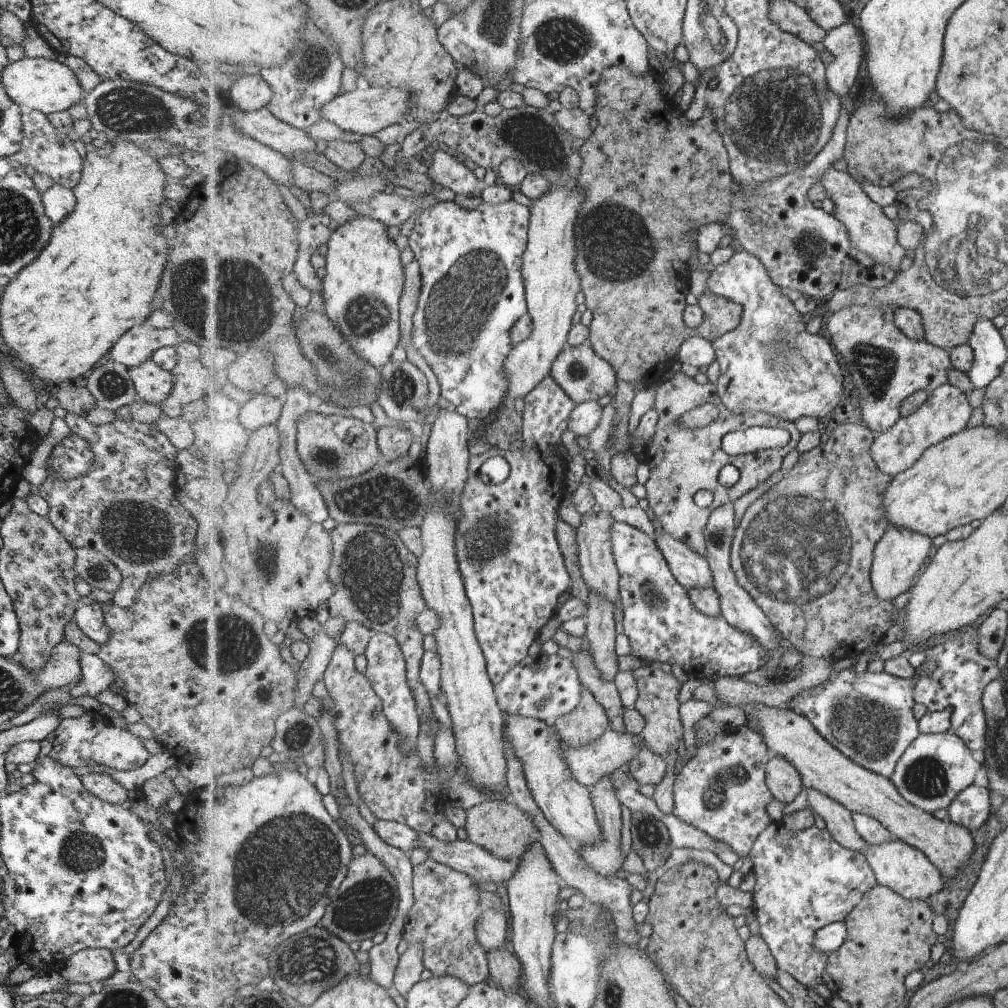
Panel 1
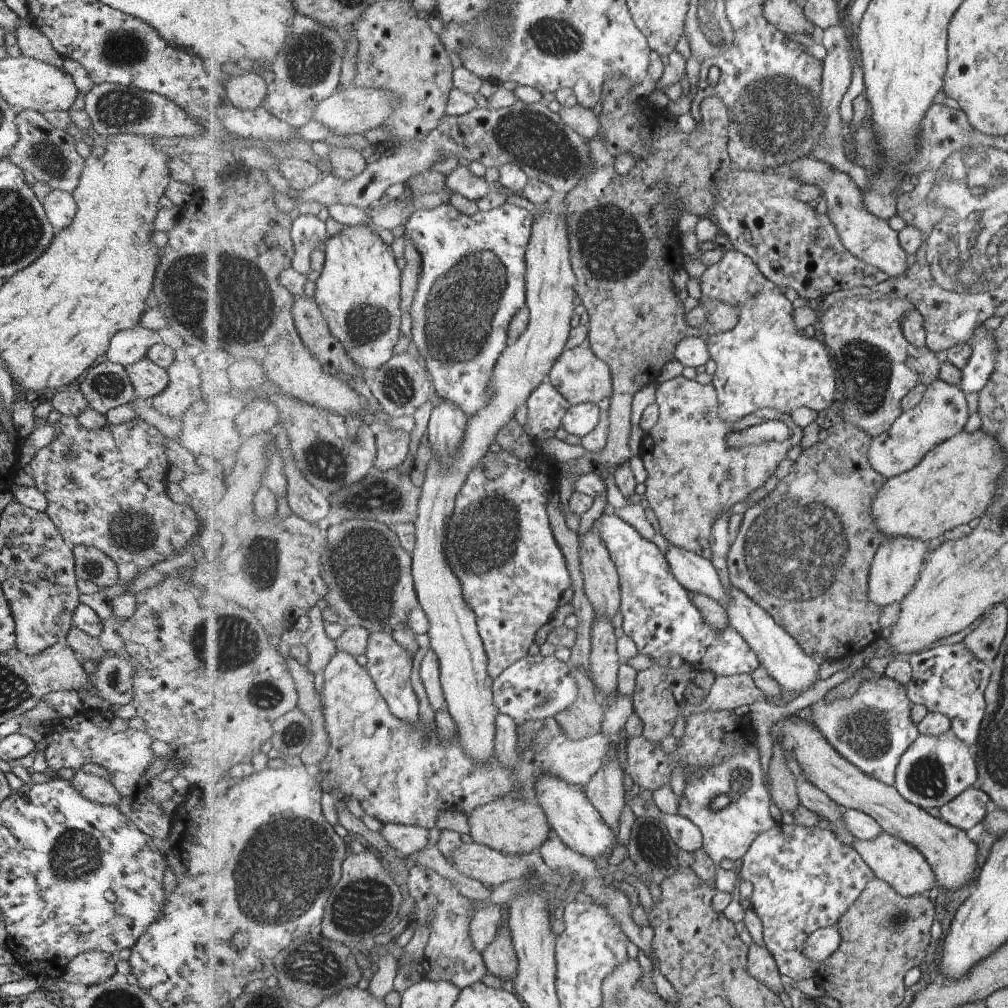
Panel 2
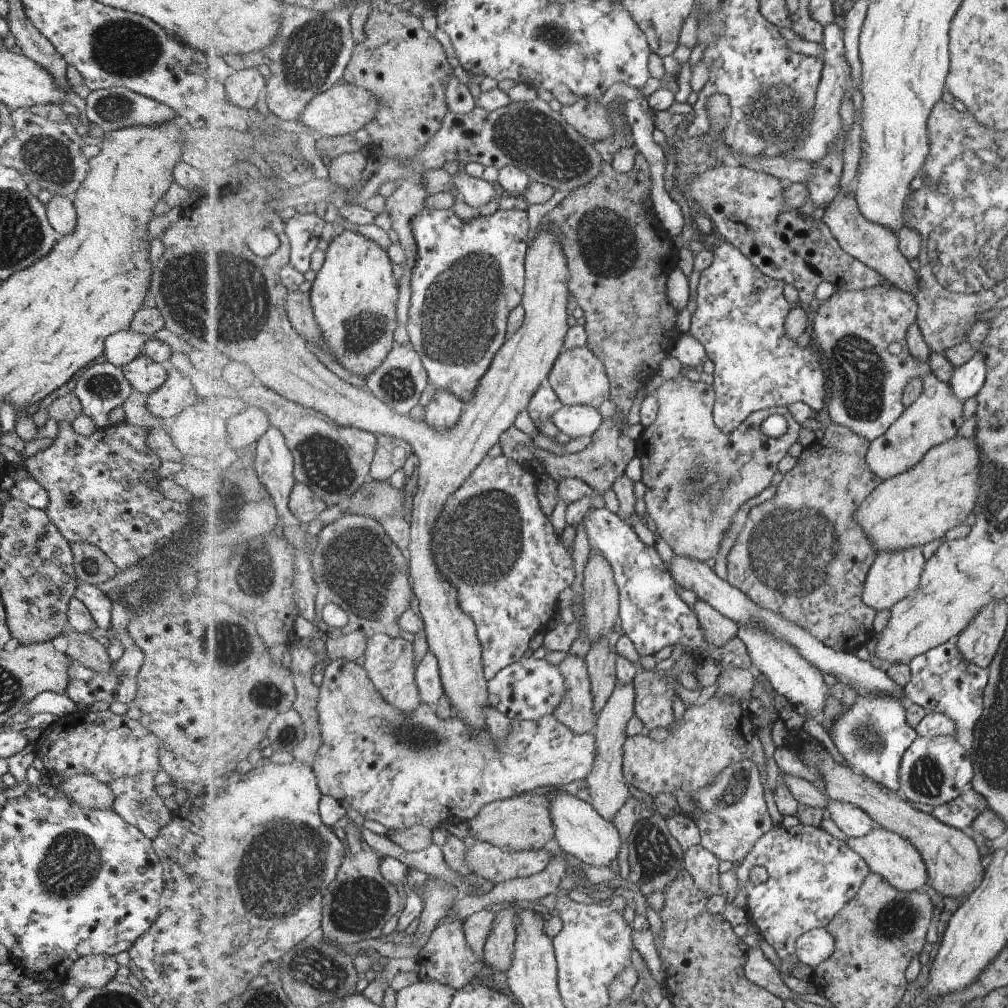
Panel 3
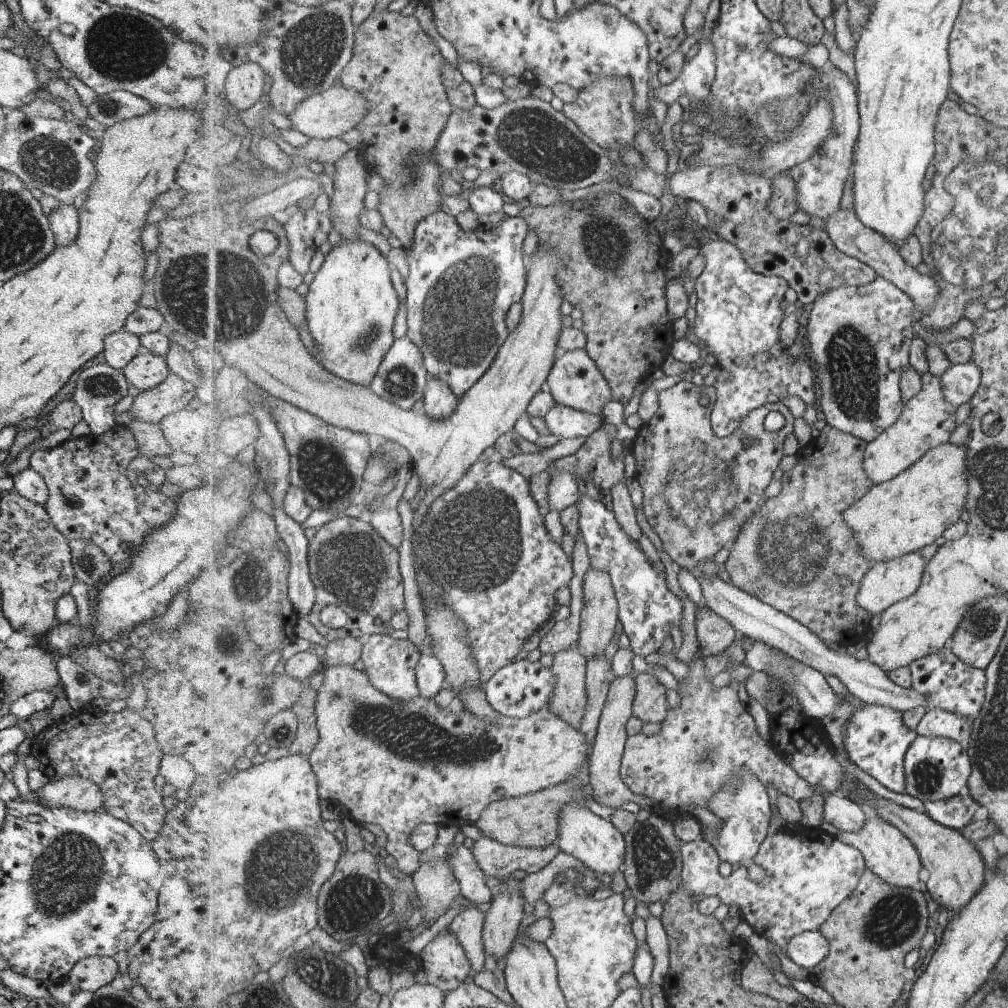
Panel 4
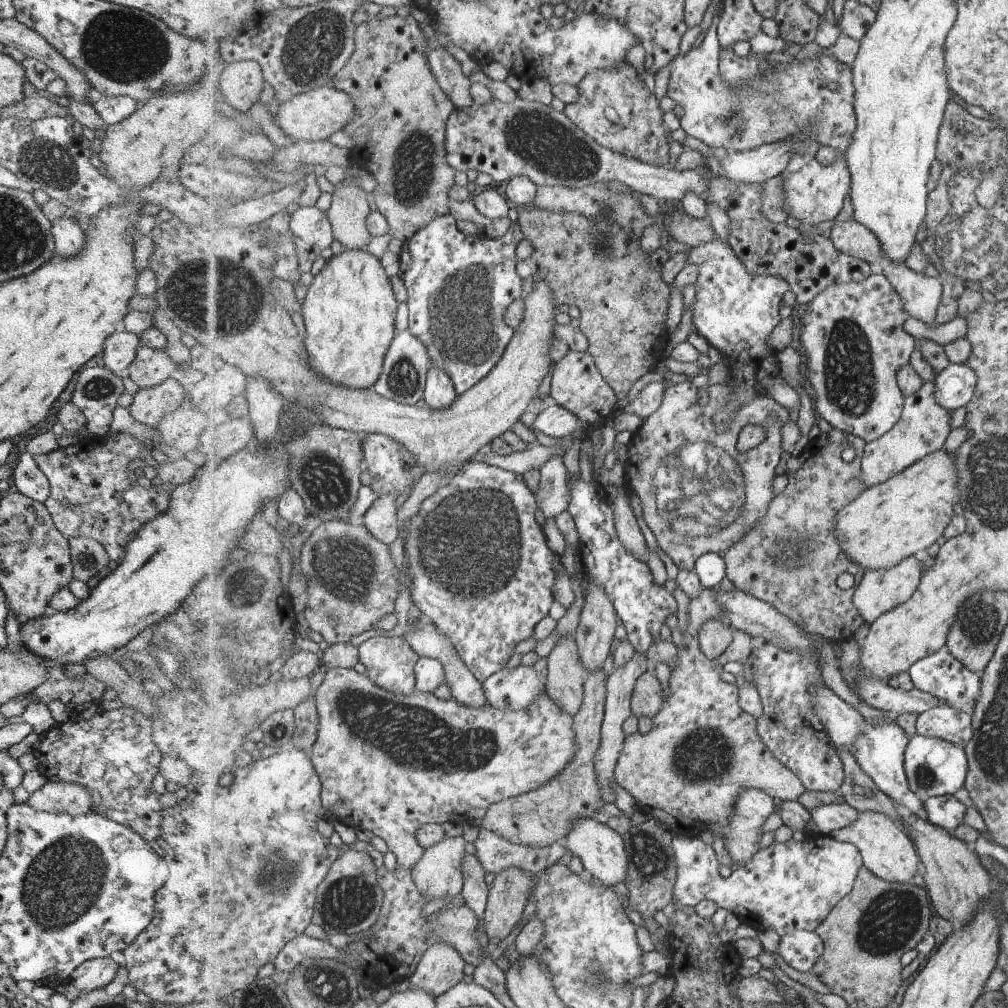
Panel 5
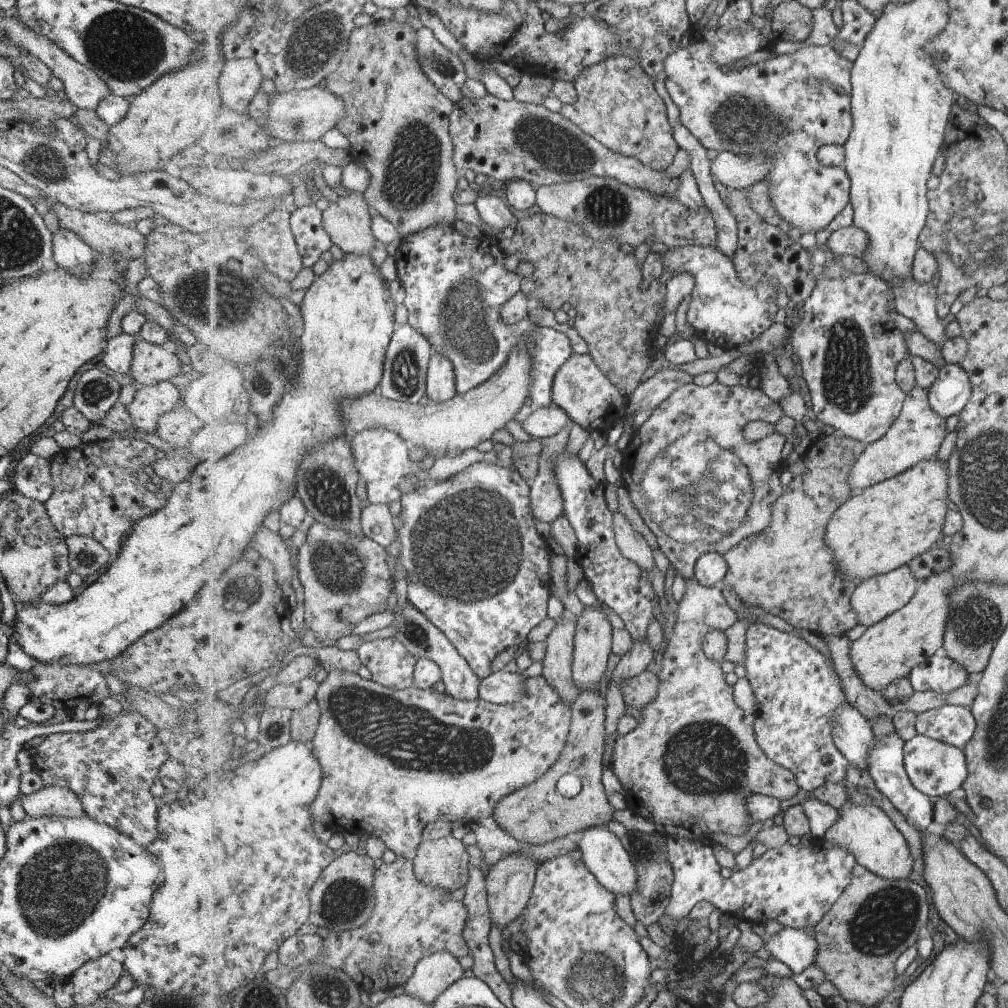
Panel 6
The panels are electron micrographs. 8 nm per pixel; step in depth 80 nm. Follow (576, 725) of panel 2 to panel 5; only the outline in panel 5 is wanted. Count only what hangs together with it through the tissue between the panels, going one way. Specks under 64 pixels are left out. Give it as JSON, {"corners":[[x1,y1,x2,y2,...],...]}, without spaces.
{"corners":[[563,637,547,657,546,692,557,706,577,715,585,698,586,666,582,663,577,641]]}

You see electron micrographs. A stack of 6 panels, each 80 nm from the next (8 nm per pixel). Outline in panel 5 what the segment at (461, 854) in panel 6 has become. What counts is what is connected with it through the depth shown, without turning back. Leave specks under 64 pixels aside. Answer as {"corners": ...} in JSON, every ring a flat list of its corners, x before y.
{"corners":[[456,836,444,838,439,844,423,849,423,858,416,869,411,870,411,876,426,902,462,894,462,862,467,854,465,846,465,838]]}

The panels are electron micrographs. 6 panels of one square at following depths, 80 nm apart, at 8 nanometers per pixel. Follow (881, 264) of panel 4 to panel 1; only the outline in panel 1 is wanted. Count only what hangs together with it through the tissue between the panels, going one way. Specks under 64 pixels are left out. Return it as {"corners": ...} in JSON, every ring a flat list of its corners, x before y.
{"corners":[[833,167,829,172,827,169,819,170,817,171,817,180,825,189,827,198,835,204,833,215,846,224,852,245,860,251,866,252,876,261,890,264,897,269,907,252,899,242,898,226,895,226,893,219,886,215,884,208,877,202,873,202,861,188,860,182,847,171,838,172]]}

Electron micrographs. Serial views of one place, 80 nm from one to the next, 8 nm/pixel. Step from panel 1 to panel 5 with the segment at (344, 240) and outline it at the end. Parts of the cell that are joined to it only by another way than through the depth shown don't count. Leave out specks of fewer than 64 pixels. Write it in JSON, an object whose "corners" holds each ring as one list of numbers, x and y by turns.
{"corners":[[347,249,333,255,326,265,314,277,309,286,302,315,306,322,306,349,310,356,310,365,322,377,335,384,355,388,371,388,379,380,384,367,387,351,394,342,395,316,397,316,397,298,393,292,391,277,387,274,380,258,363,249]]}

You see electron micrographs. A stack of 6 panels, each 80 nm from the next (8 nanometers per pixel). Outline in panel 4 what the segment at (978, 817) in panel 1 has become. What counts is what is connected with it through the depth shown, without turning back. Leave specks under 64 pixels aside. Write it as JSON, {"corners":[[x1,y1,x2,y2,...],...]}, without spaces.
{"corners":[[960,795,947,800,924,803,925,812,929,813,933,820,960,831,971,823,978,806,981,806,979,802,975,804,970,797]]}

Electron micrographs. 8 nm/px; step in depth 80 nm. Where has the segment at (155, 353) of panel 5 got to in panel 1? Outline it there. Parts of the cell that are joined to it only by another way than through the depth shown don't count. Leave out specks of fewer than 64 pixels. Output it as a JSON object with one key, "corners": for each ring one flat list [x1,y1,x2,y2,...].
{"corners":[[150,358,134,367,128,367,136,398,156,407,168,396,172,387,169,371,157,366]]}

